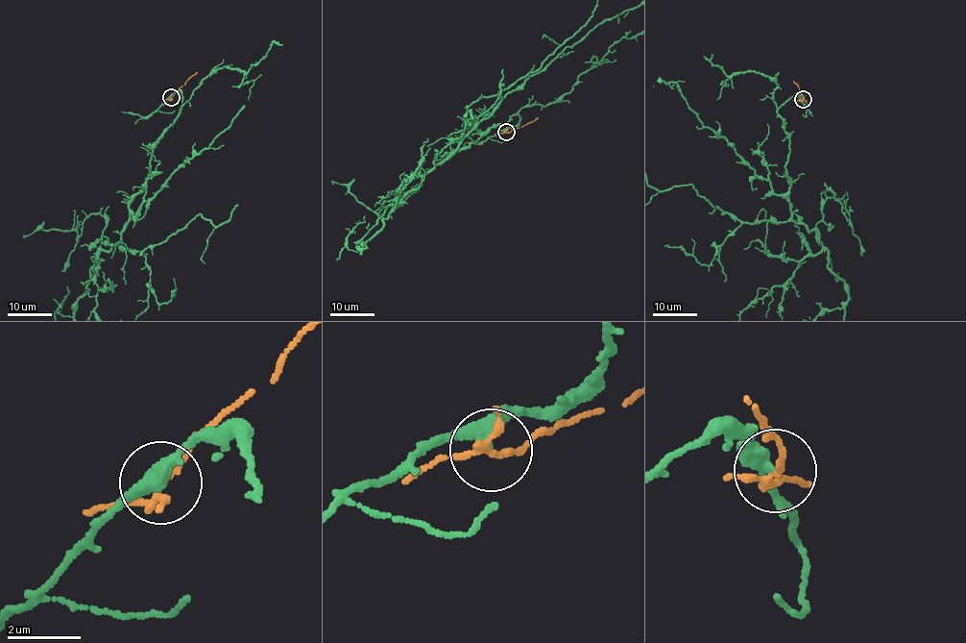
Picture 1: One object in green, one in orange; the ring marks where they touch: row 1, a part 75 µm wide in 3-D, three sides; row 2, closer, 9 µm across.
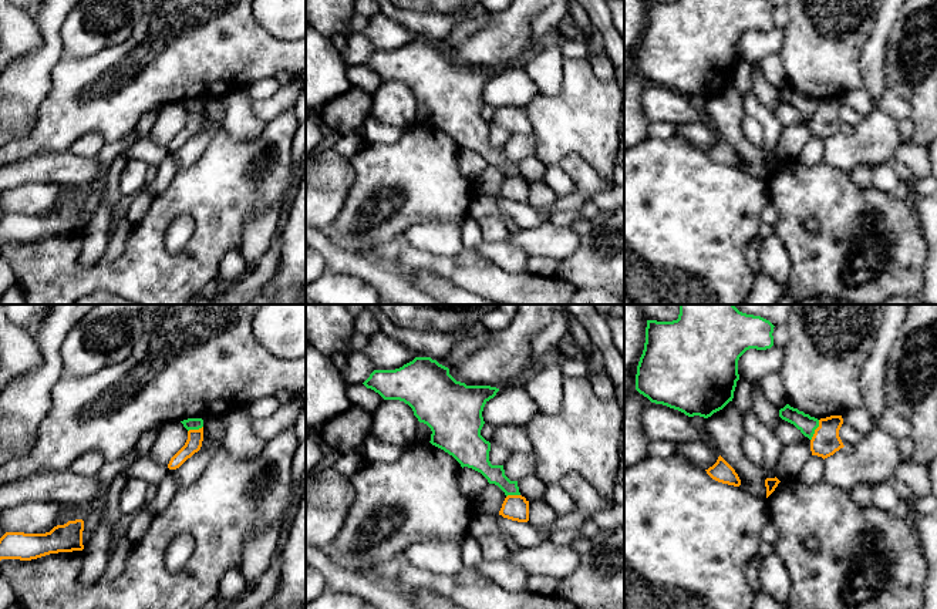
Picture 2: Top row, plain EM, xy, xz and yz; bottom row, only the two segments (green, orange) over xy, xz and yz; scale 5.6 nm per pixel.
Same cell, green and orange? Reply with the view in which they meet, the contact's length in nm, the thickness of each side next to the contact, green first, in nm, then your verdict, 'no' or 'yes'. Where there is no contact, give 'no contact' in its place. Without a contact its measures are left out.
contact in yz; length 130 nm; calibres 100 and 160 nm; yes

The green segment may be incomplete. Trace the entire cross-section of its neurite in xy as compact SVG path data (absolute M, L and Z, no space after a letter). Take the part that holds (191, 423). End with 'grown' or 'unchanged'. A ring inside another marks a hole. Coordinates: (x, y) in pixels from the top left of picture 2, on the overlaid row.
M188 418L181 421L188 430L188 440L185 445L171 458L168 468L179 468L188 458L198 452L203 441L203 420L202 418Z; grown

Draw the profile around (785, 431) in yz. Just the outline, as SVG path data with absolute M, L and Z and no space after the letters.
M779 417L778 427L775 428L773 433L776 434L776 437L781 440L783 445L809 440L801 433L801 430L798 430L793 424L782 420L781 417Z

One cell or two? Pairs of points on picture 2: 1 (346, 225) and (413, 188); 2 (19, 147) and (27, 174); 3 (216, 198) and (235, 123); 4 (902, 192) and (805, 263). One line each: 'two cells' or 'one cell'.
1: one cell
2: two cells
3: two cells
4: two cells

